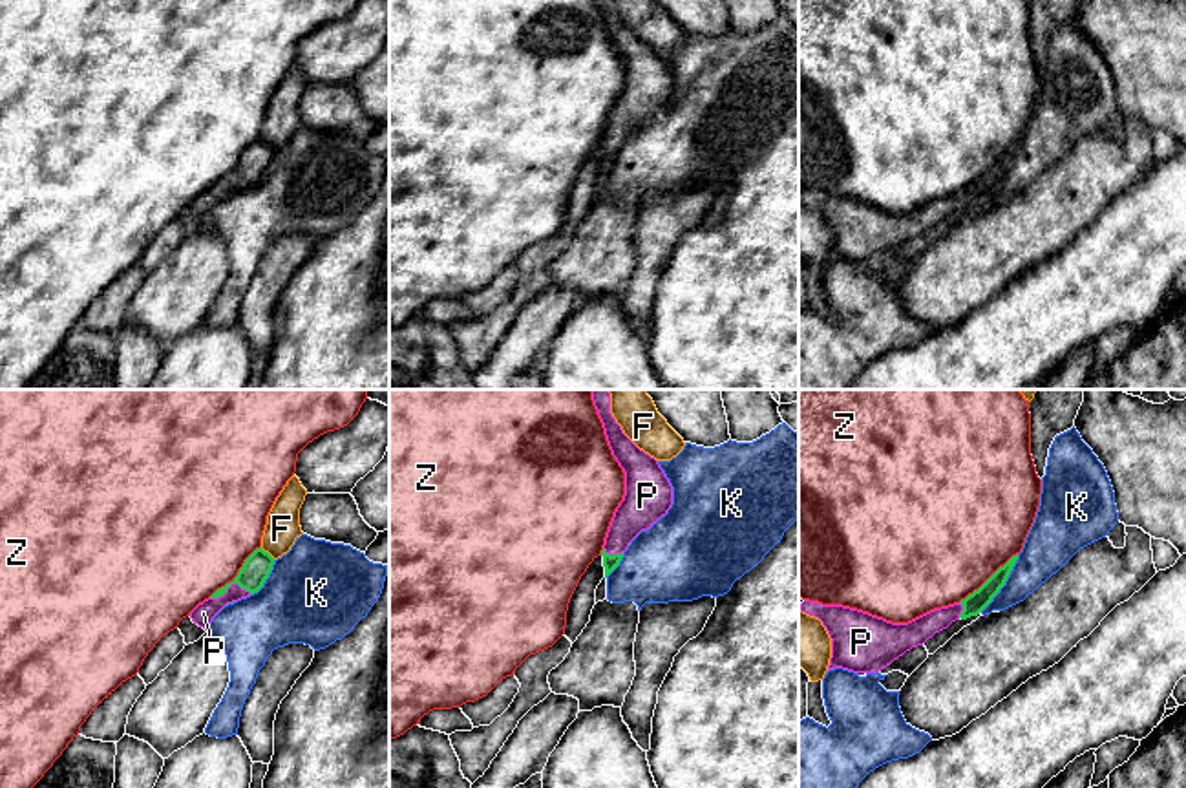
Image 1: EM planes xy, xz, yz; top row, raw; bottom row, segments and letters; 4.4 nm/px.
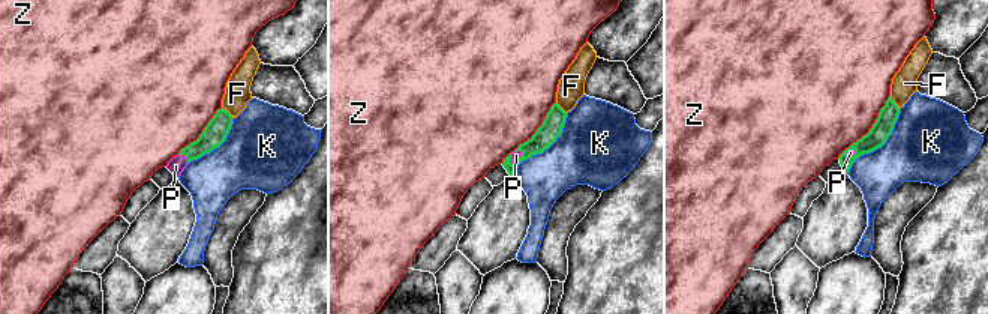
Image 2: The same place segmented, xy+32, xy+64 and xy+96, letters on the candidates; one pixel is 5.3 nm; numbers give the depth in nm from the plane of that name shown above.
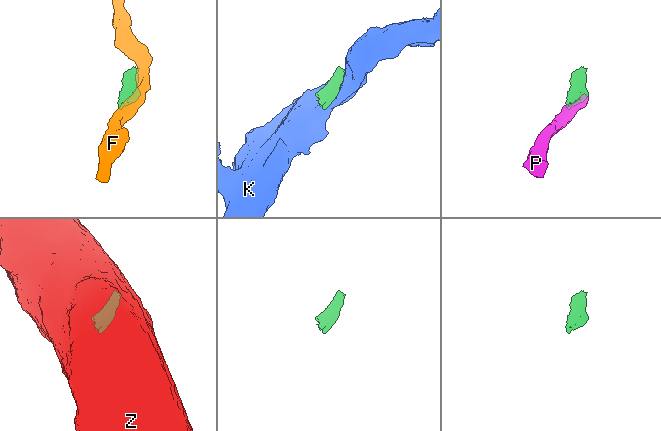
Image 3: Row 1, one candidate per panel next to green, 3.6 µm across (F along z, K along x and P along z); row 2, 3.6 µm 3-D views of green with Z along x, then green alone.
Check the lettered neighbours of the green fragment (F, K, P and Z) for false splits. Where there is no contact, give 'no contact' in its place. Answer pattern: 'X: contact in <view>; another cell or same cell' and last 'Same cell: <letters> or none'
F: contact in xy; another cell
K: contact in yz; another cell
P: contact in xy; same cell
Z: contact in xy; another cell
Same cell: P

